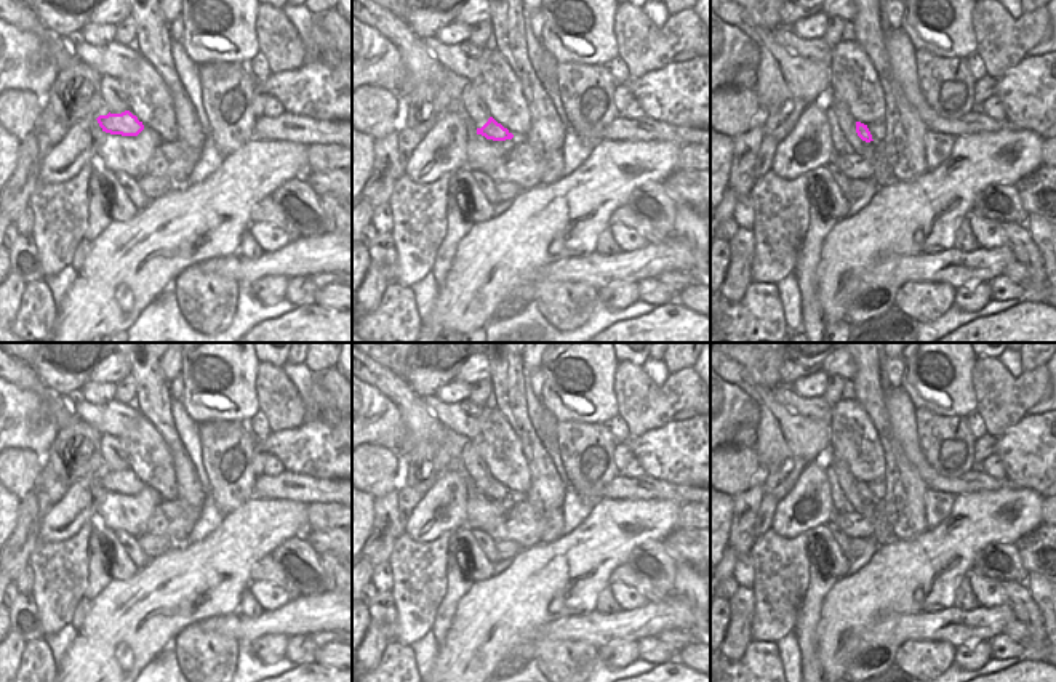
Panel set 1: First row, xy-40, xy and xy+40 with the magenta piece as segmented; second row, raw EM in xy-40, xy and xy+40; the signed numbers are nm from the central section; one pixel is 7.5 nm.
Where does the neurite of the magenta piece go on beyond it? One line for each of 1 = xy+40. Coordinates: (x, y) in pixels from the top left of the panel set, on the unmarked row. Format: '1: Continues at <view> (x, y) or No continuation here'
1: Continues at xy+40 (877, 489).

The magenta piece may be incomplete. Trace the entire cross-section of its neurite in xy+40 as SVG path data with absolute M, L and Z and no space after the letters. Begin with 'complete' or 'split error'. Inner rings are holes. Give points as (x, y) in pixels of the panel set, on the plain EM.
split error; M856 480L856 491L866 501L870 501L870 499L883 501L886 495L886 485L883 482L864 483L861 480Z

